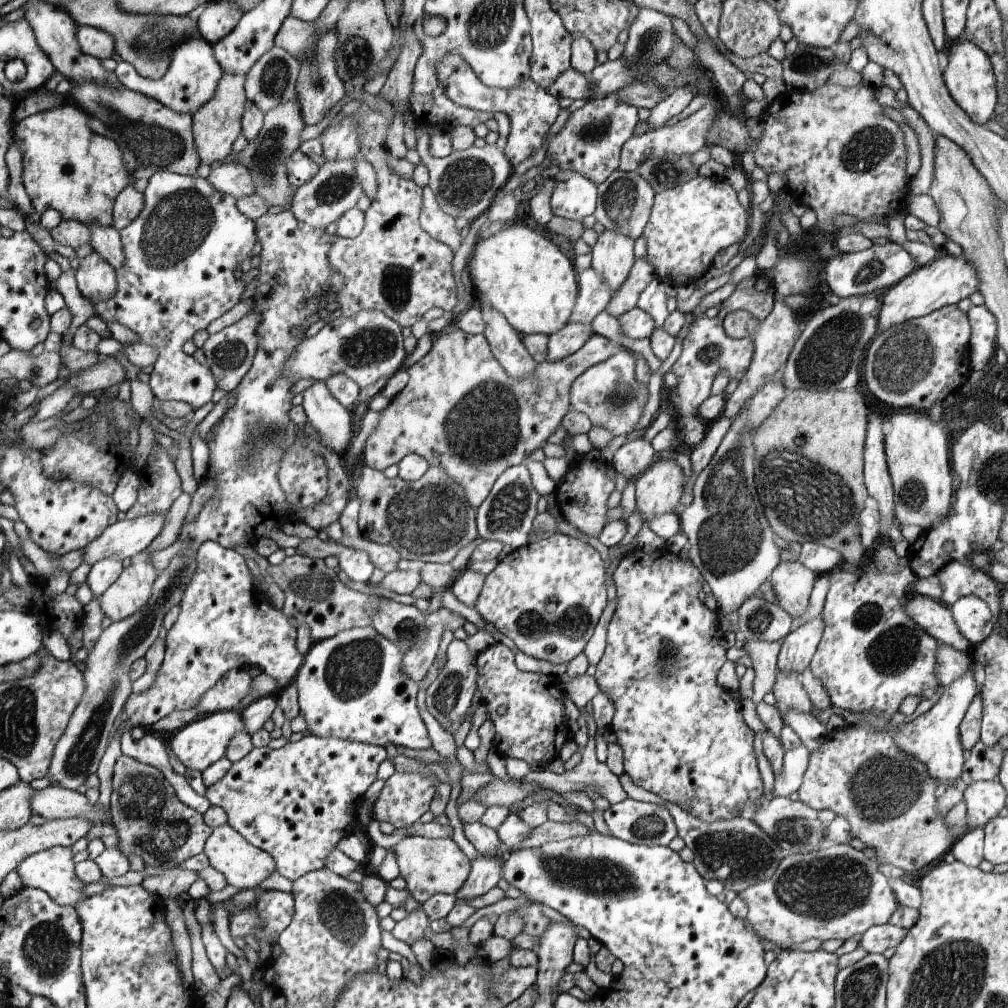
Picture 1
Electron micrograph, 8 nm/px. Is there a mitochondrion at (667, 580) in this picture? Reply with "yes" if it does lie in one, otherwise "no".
no

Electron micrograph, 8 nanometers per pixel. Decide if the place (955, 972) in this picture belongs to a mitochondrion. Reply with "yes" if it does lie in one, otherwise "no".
yes

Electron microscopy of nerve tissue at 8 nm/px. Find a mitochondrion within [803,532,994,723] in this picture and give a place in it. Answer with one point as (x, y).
(893, 650)

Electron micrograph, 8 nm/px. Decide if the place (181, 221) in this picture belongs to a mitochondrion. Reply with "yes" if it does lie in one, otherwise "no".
yes

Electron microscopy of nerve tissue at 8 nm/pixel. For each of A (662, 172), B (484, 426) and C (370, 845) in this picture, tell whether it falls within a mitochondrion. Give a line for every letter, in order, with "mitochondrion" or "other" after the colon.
A: mitochondrion
B: mitochondrion
C: other

